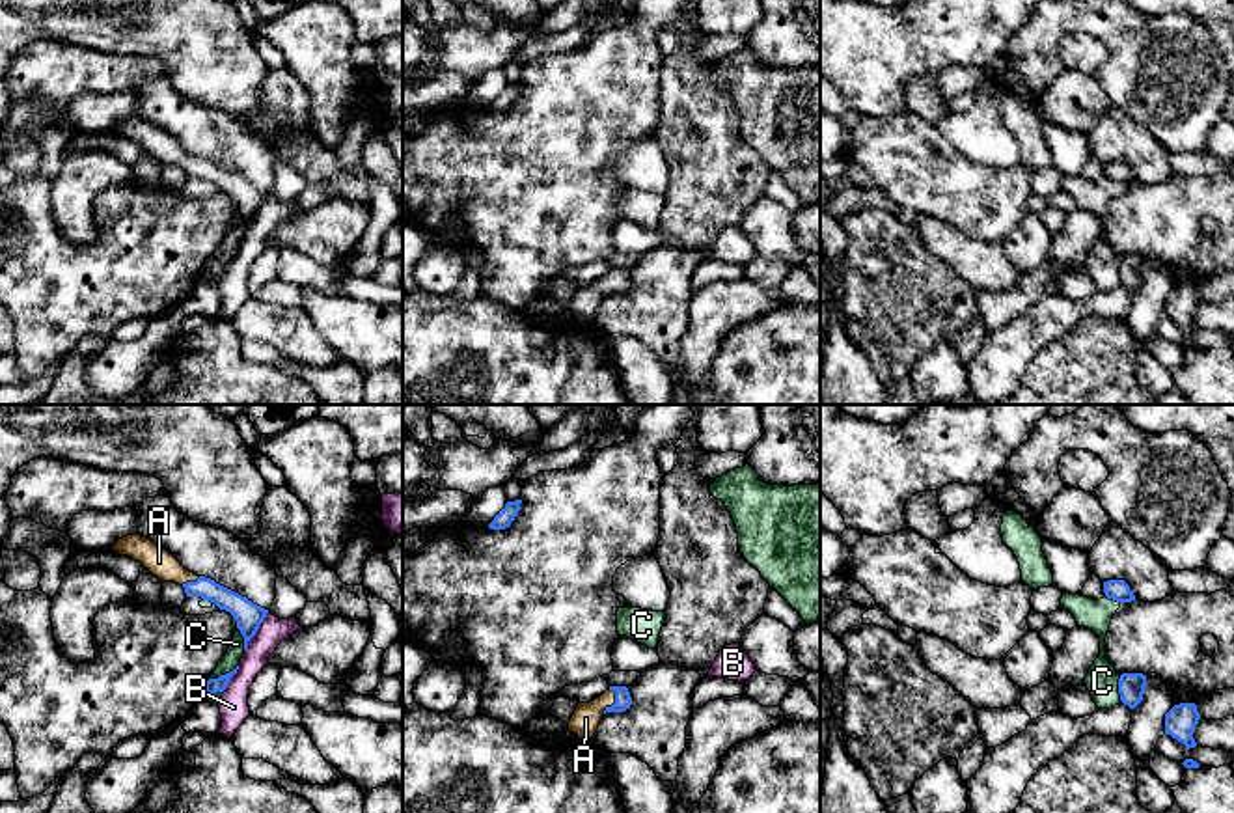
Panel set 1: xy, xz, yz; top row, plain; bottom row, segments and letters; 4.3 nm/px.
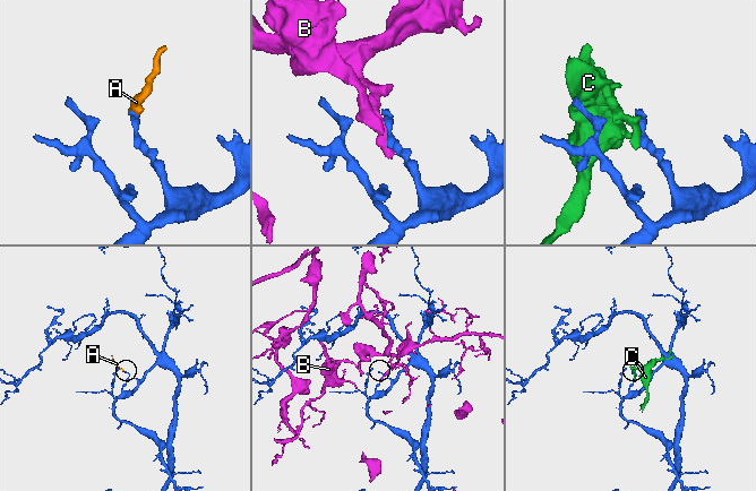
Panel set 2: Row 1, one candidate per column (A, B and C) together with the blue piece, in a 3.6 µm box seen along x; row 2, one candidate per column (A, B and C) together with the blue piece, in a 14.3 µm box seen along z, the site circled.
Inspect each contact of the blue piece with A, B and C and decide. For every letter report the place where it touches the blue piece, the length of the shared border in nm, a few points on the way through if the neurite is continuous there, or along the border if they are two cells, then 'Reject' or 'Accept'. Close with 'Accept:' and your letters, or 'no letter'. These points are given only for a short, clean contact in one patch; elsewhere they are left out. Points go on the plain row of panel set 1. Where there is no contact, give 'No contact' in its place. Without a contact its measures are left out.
A: Touches blue at xz (616, 284). Shared border 120 nm. Path across: xz (623, 282), (616, 284), (603, 286), (586, 301). Accept
B: Touches blue at xy (256, 213). Shared border 200 nm. Reject
C: Touches blue at xy (222, 258). Shared border 140 nm. Boundary: xy (237, 247), (209, 261). Reject
Accept: A

